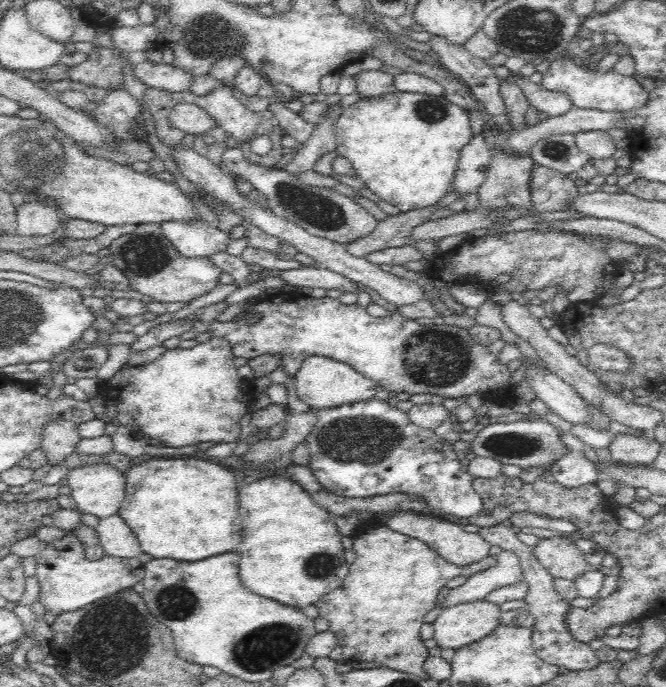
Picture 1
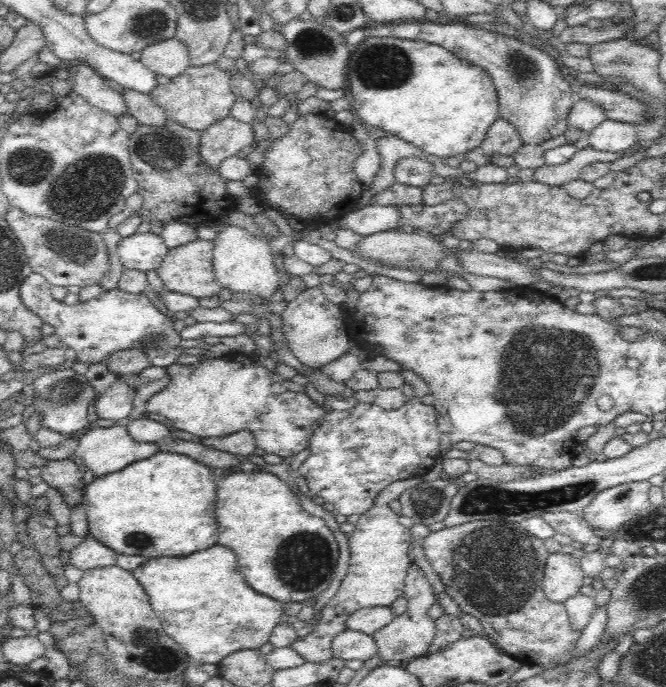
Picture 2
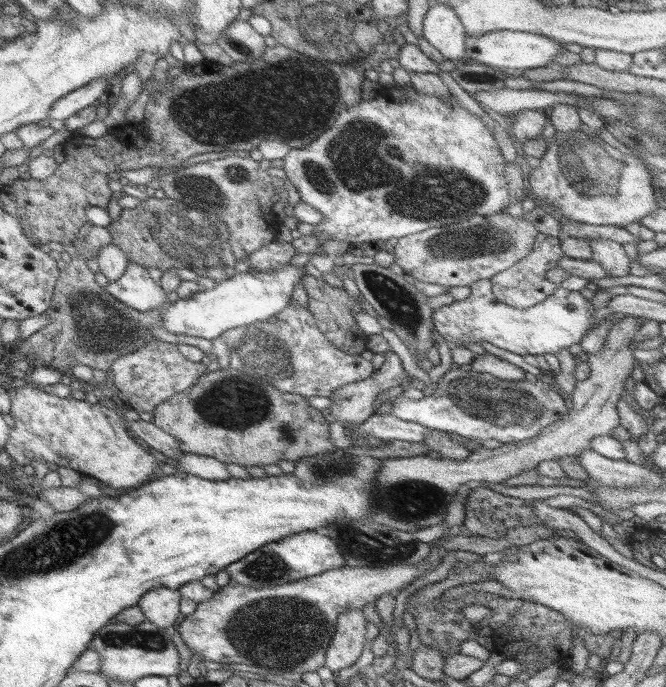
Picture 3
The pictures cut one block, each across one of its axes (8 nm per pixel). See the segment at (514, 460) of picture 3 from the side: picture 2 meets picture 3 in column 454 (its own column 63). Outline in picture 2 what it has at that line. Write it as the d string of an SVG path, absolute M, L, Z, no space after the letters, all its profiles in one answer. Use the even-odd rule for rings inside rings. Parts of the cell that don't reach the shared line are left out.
M69 459L47 462L40 468L42 480L58 489L70 507L83 501L83 473L80 470L78 462Z

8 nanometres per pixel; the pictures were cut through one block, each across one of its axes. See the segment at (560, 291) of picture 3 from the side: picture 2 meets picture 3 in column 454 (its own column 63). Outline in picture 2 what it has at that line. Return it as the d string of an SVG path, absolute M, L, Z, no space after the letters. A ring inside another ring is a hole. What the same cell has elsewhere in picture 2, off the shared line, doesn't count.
M33 271L20 286L20 301L44 324L54 328L61 346L76 350L78 361L96 362L136 346L144 347L151 365L155 367L169 368L178 358L181 352L178 320L160 313L143 293L129 293L116 287L102 291L96 298L67 304L54 299L51 288L52 284L44 276Z

